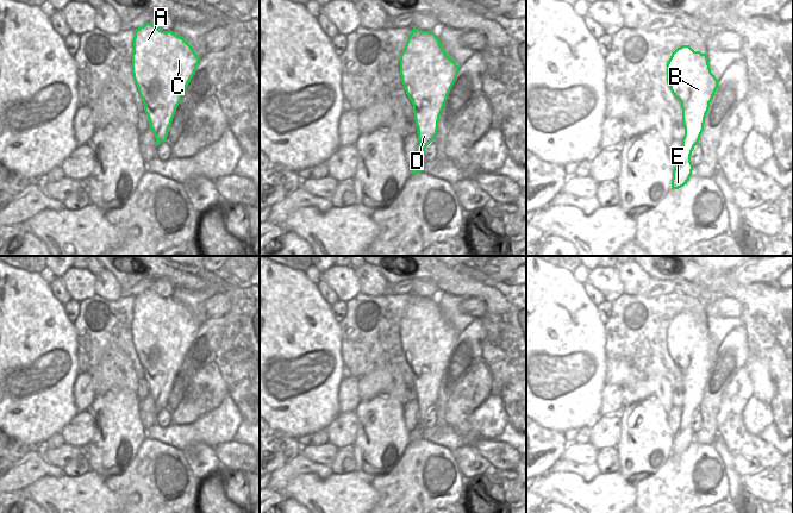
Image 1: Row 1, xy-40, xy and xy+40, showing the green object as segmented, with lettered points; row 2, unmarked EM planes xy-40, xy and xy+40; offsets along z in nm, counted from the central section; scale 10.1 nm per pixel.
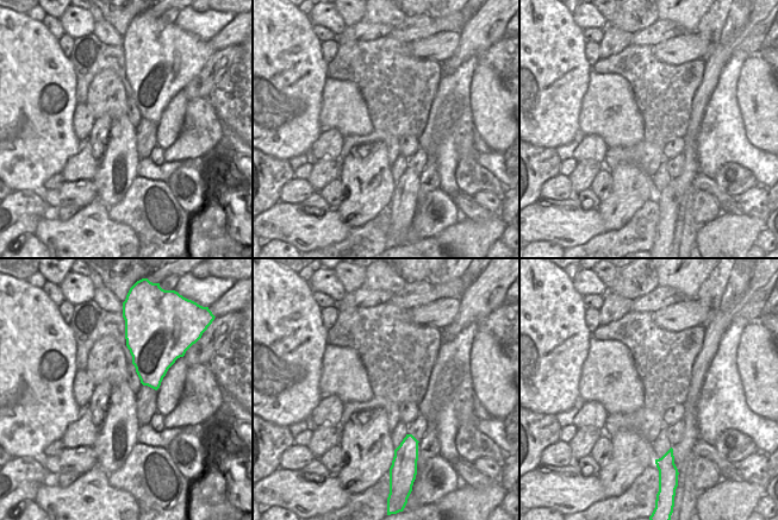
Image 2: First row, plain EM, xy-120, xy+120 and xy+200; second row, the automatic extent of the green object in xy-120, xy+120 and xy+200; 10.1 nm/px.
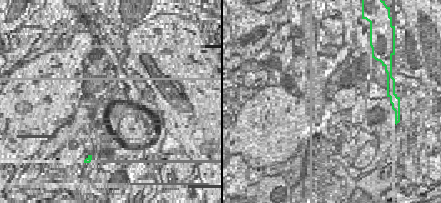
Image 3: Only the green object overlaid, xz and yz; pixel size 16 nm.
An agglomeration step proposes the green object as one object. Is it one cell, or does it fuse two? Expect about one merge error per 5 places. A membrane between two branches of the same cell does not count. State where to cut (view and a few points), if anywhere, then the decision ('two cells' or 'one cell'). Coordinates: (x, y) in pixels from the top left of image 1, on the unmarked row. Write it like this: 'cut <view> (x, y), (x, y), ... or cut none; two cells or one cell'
cut none; one cell

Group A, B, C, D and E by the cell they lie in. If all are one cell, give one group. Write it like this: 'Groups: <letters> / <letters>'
Groups: A B C D E

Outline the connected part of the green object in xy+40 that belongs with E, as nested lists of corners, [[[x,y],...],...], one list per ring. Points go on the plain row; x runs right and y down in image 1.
[[[691,312],[678,314],[667,330],[667,348],[682,375],[682,405],[680,428],[673,436],[672,456],[683,453],[693,437],[691,421],[704,398],[710,369],[718,355],[711,339],[706,320],[694,318]]]

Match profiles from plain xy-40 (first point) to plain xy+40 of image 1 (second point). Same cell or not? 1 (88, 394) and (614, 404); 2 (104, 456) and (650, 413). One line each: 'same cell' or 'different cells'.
1: same cell
2: same cell

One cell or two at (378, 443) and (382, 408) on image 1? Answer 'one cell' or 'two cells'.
one cell

